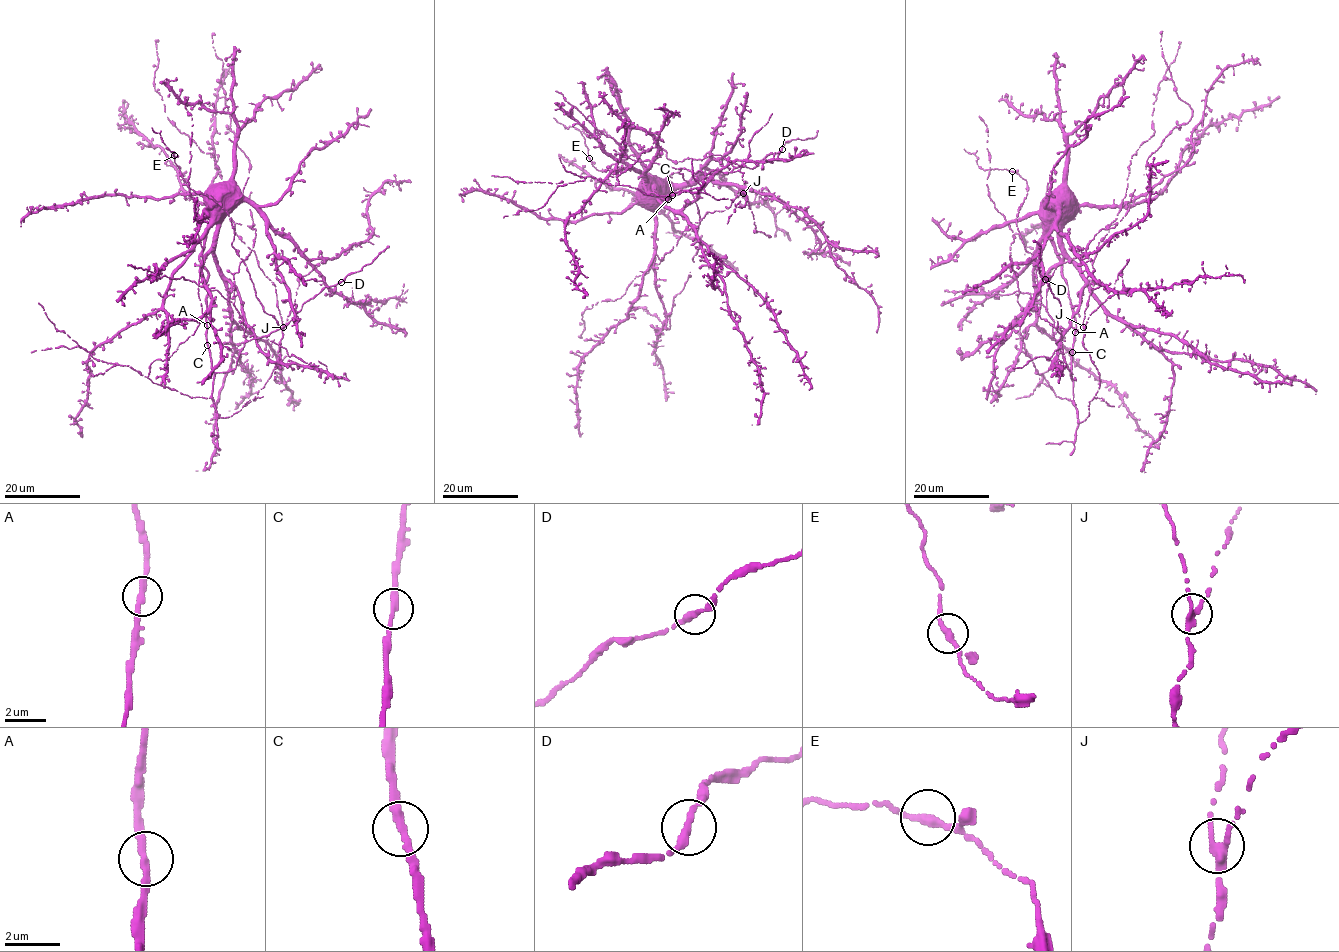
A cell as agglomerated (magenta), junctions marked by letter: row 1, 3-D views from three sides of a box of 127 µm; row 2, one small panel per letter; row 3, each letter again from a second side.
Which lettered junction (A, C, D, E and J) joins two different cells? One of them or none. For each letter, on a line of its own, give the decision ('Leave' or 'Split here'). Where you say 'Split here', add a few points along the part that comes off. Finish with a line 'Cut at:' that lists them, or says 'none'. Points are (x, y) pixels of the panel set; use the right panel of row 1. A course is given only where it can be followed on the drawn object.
A: Leave
C: Leave
D: Leave
E: Leave
J: Leave
Cut at: none

